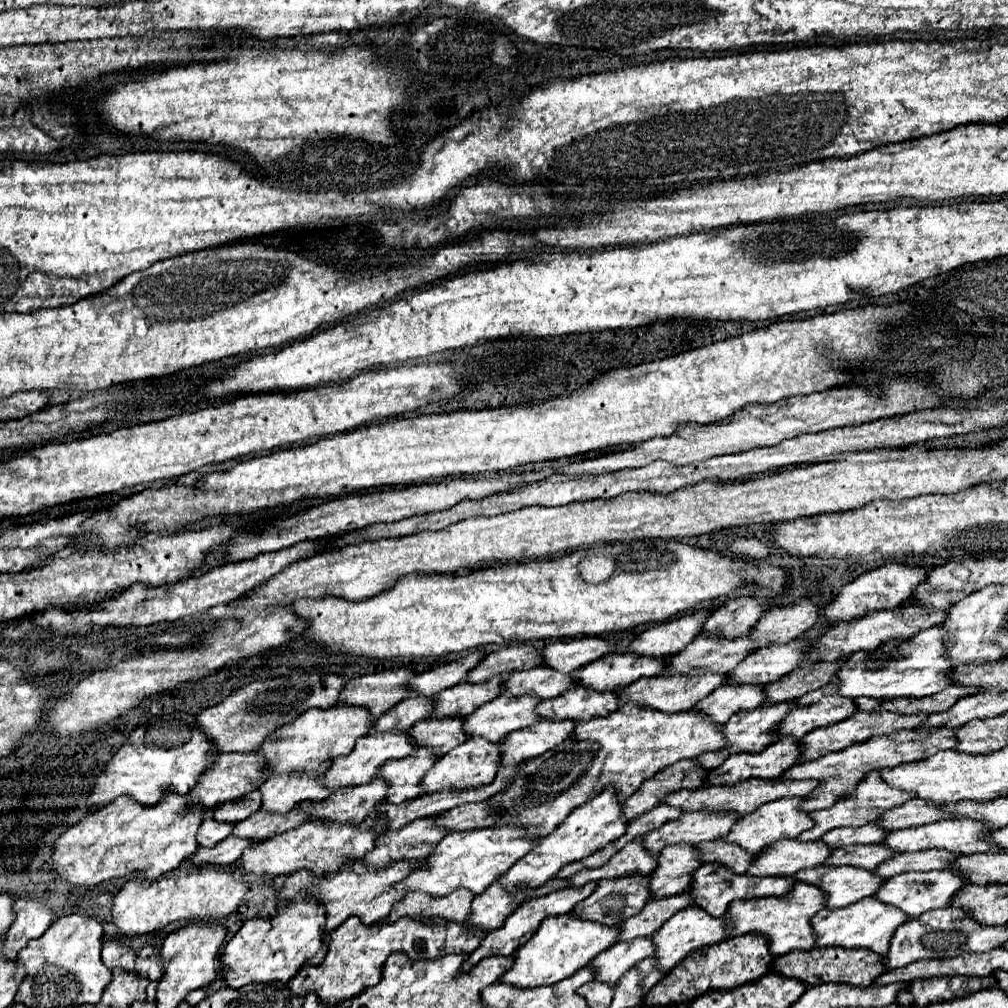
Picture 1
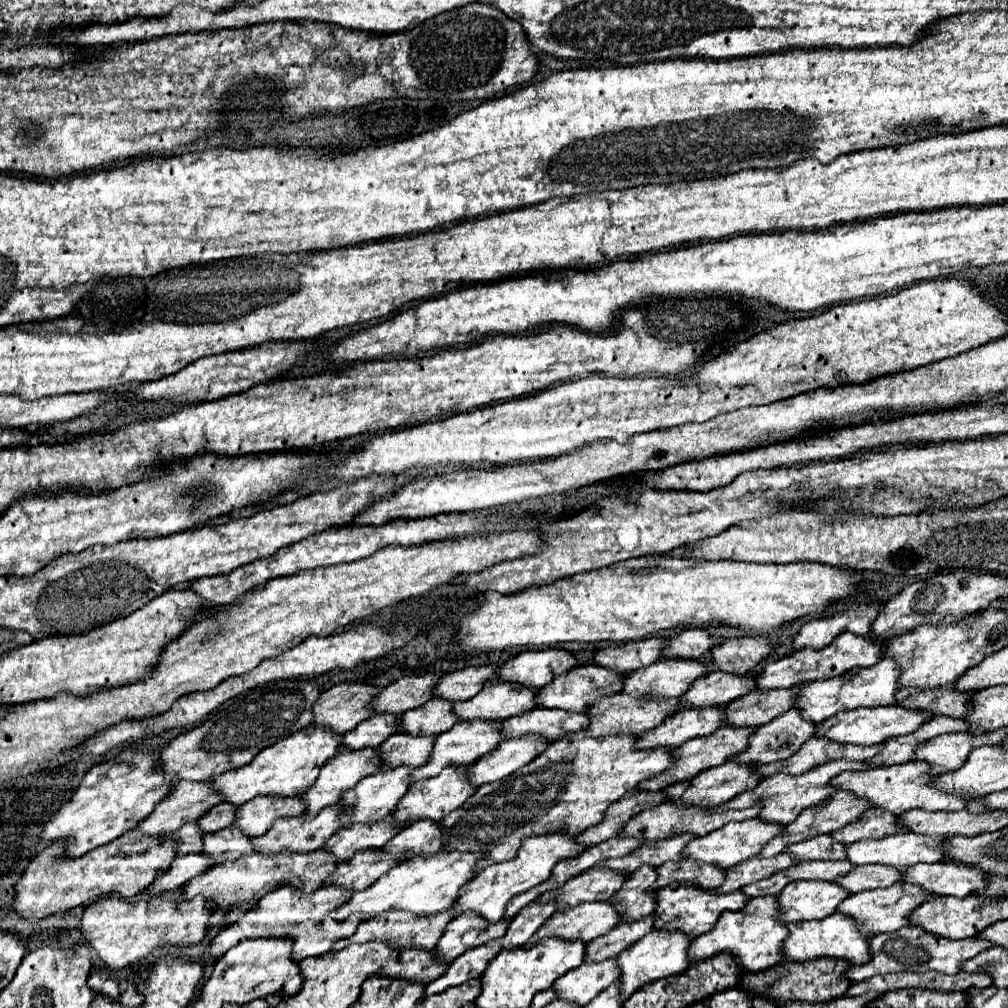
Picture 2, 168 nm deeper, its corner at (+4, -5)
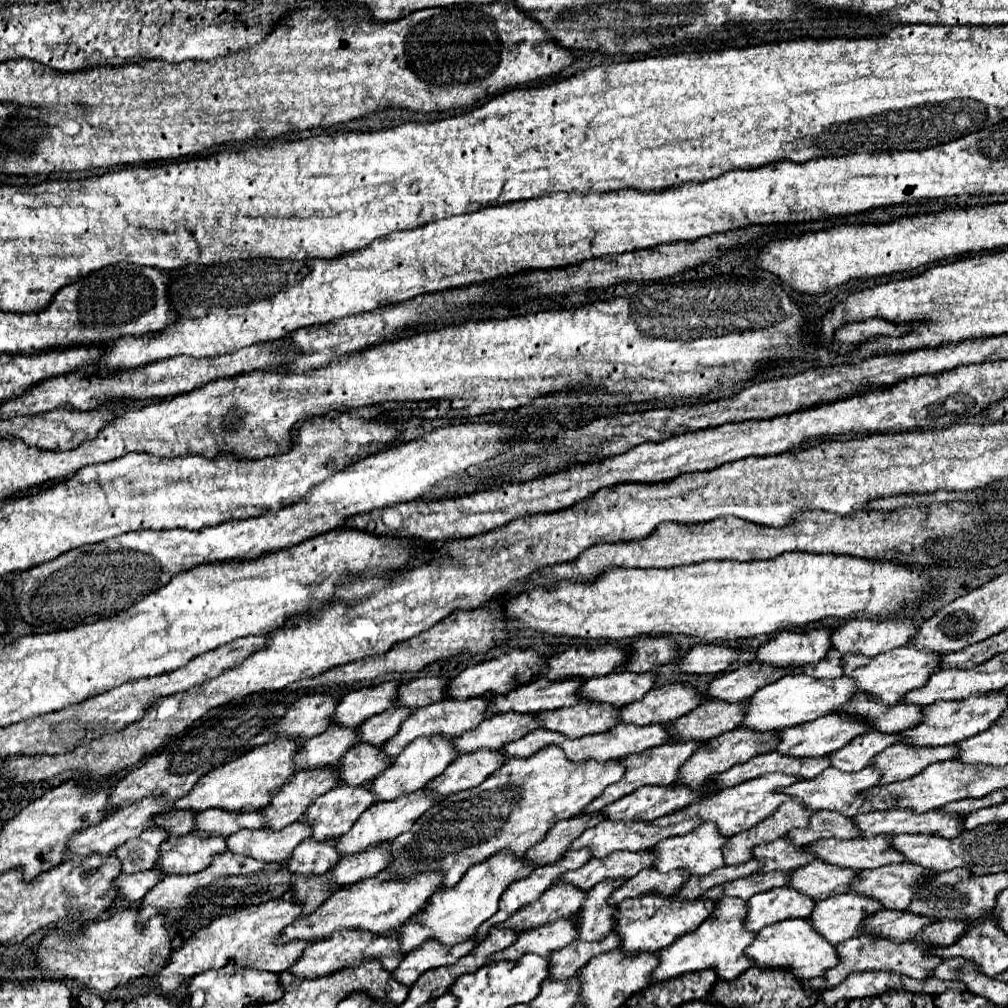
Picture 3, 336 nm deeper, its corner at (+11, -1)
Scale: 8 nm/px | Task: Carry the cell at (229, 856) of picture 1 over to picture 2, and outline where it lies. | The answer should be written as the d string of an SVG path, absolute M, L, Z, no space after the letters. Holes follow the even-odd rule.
M207 854L177 856L175 862L171 862L171 866L167 868L167 874L159 874L155 884L151 884L147 888L147 892L153 896L153 894L163 894L163 892L169 892L169 890L177 890L187 880L203 874L211 866L213 866L213 858L207 856Z

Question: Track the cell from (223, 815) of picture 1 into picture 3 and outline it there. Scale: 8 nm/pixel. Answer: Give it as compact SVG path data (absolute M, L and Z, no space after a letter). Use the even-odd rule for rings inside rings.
M170 810L166 814L158 814L154 820L156 826L168 830L172 836L184 836L196 828L196 816L198 812L194 810Z

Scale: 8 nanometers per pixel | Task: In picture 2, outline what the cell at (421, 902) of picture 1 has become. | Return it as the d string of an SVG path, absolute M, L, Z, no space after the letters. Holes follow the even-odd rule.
M389 910L387 914L381 914L377 918L371 918L371 920L365 920L357 926L357 932L349 938L343 938L339 942L333 944L331 952L337 952L337 950L343 950L345 946L349 944L363 944L363 942L369 942L369 940L377 940L377 942L387 942L391 948L399 950L399 948L419 948L419 950L433 950L437 946L437 940L439 936L443 934L447 922L451 920L449 912L443 912L443 914L435 914L435 916L417 916L417 914L409 914L405 910Z

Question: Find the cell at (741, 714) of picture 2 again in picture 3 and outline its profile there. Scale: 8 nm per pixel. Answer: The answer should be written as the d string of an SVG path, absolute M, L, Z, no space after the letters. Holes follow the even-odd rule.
M708 700L700 704L692 714L672 722L670 730L676 732L674 740L712 740L742 724L748 710L748 702L722 702Z

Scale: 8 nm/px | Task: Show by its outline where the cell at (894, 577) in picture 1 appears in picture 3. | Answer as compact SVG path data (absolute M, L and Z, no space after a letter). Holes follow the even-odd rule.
M814 628L804 632L784 630L758 648L758 660L772 666L804 666L824 658L832 646L832 628Z

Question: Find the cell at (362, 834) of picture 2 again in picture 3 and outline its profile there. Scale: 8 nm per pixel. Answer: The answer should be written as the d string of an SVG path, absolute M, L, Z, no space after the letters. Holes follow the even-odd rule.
M306 838L294 850L292 858L286 862L288 870L300 872L300 874L322 874L332 870L340 860L336 840L338 838L328 838L328 840Z

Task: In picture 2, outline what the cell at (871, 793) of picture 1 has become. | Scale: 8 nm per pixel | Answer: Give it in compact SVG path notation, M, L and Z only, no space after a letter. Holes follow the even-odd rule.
M837 790L833 792L827 800L815 804L815 806L809 806L807 810L803 810L795 822L791 822L789 826L785 826L785 834L781 836L775 836L773 842L769 842L761 852L759 852L759 858L771 858L771 856L777 856L779 852L783 852L785 846L789 844L795 844L795 842L801 842L801 840L809 840L809 838L815 838L815 836L821 836L821 834L831 834L839 828L843 828L847 822L855 822L869 806L867 800L863 798L855 798L855 794L849 794L845 790Z

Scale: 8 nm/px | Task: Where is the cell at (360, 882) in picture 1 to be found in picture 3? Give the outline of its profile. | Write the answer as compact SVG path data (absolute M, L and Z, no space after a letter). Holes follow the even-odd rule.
M272 898L264 904L258 906L246 906L240 908L232 914L216 918L210 926L198 930L188 942L184 942L180 948L176 948L170 956L168 966L156 974L154 982L158 984L160 992L172 994L184 980L206 972L206 970L216 970L224 966L230 958L236 960L238 968L258 968L258 970L268 970L268 972L284 972L288 970L294 962L300 960L300 954L308 948L310 942L302 940L292 940L292 942L278 942L284 928L290 926L300 918L302 904L292 900L292 898Z

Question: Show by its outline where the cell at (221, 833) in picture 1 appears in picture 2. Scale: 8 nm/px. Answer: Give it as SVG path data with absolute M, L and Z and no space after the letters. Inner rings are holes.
M193 822L193 824L181 826L175 834L171 834L171 840L179 842L175 846L177 854L189 854L189 852L199 852L199 848L201 848L201 836L203 836L203 832Z

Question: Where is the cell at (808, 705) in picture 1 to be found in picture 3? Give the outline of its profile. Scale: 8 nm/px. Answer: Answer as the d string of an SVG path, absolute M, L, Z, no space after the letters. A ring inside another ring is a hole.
M740 726L740 728L732 730L732 732L724 732L724 734L716 736L716 738L712 738L704 750L696 750L696 754L692 754L692 758L682 766L680 778L676 782L698 790L698 786L702 786L714 774L730 770L732 766L742 764L742 762L746 762L746 760L750 760L750 758L754 758L758 754L768 754L768 752L776 750L778 742L780 742L780 732L776 732L776 730L758 732L758 730L748 730L748 728L744 730Z

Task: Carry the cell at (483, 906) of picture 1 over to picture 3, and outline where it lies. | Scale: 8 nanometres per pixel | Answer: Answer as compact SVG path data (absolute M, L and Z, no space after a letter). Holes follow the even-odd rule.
M430 938L420 948L412 950L404 956L402 964L394 970L394 978L398 978L398 982L402 982L406 986L412 986L426 970L454 964L460 956L468 954L474 946L478 946L478 942L480 940L476 940L476 938L468 938L456 946L444 946L442 942Z

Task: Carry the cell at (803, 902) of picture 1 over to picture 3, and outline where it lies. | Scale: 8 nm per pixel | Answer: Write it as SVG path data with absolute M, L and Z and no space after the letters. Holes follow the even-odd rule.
M720 898L716 902L714 912L694 932L684 934L674 944L670 944L668 948L662 948L658 952L660 966L654 970L654 982L676 978L686 972L706 970L706 968L714 968L720 978L730 980L730 978L736 978L738 974L742 974L744 970L748 970L750 966L754 966L754 962L744 952L756 938L754 932L748 932L744 928L746 914L748 914L748 906L744 900Z

